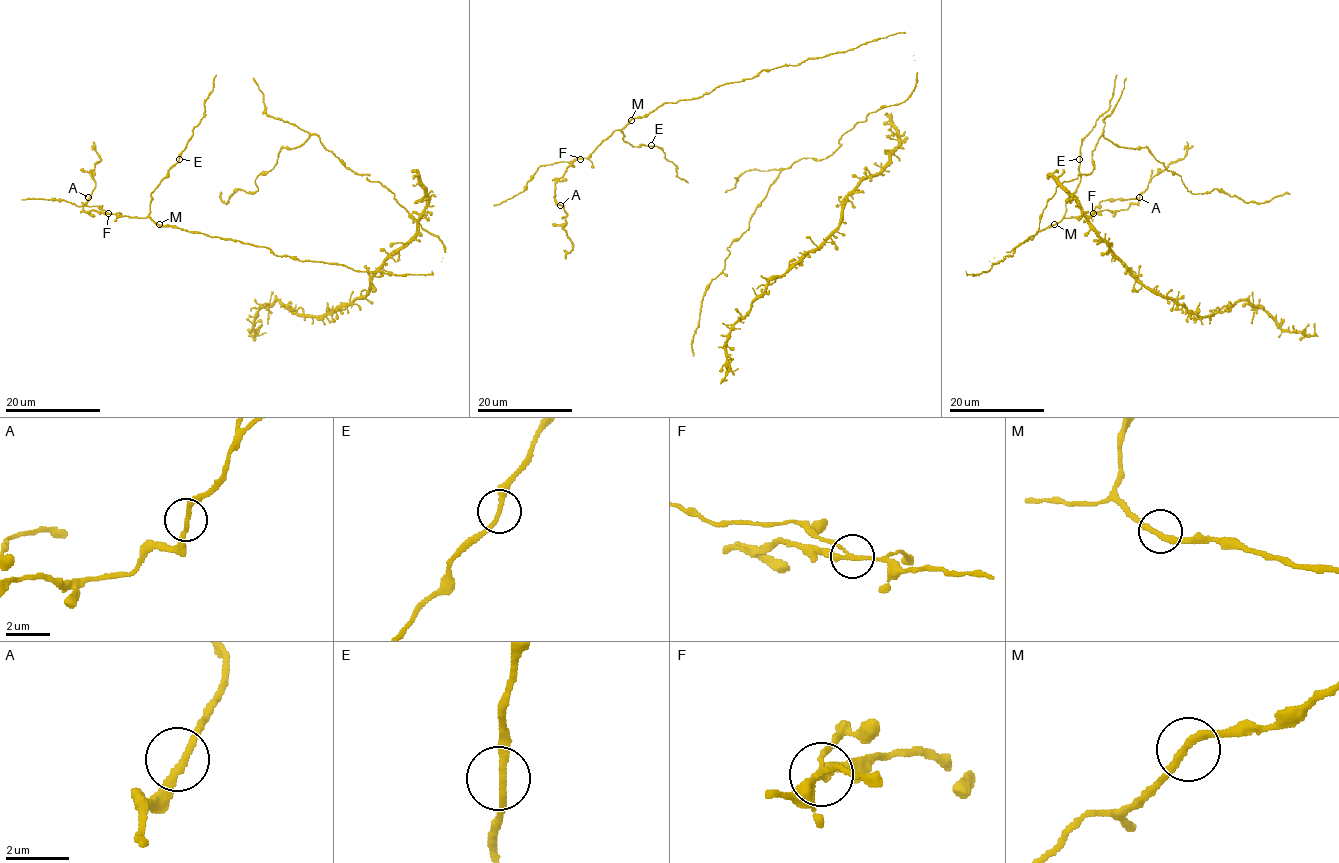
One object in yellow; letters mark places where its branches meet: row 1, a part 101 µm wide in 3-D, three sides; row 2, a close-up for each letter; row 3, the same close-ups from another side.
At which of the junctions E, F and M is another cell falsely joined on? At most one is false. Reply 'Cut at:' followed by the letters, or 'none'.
Cut at: F

